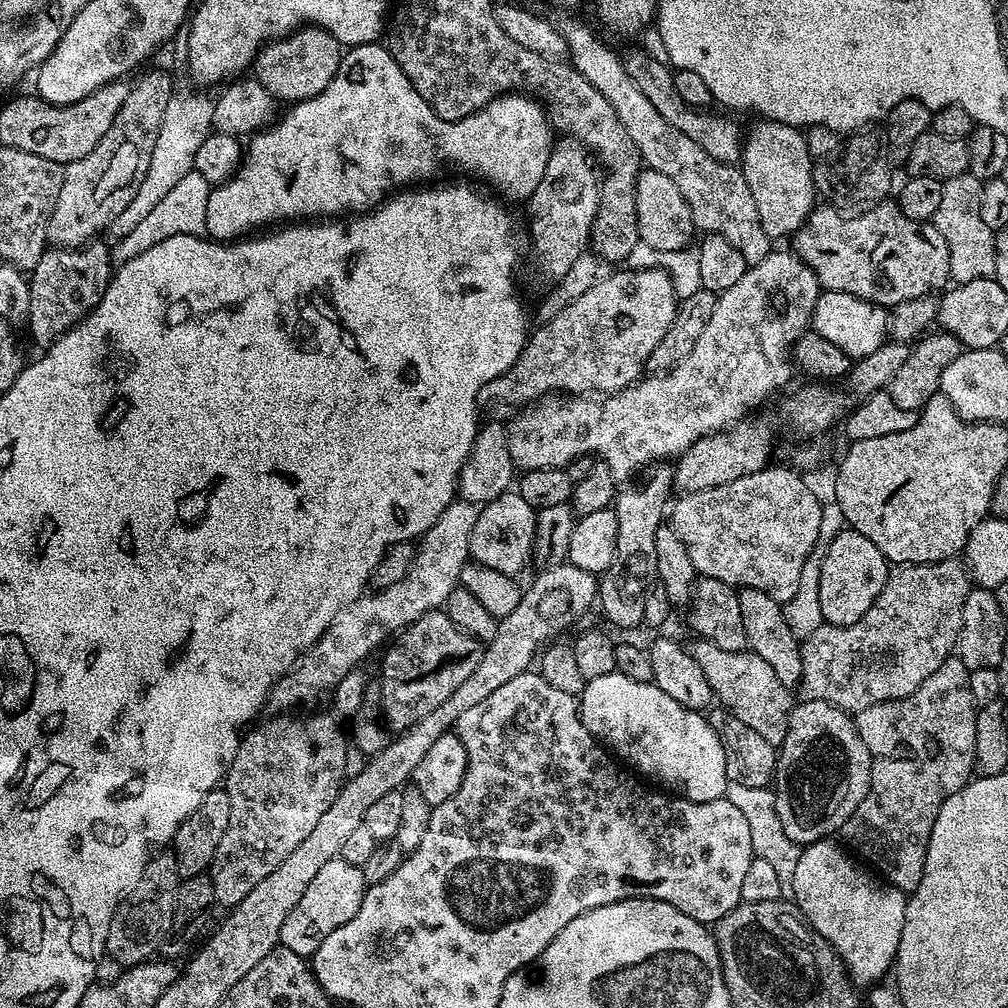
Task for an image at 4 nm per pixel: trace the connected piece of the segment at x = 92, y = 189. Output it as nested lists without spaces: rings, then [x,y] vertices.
[[[156,68],[148,72],[137,84],[133,83],[126,94],[126,102],[122,102],[122,110],[114,114],[114,122],[110,122],[110,130],[102,134],[102,142],[86,154],[86,158],[78,158],[74,162],[63,165],[64,177],[62,190],[58,190],[58,202],[48,220],[49,245],[57,248],[80,248],[99,237],[100,232],[107,233],[112,227],[114,218],[130,206],[130,198],[142,186],[142,178],[146,178],[146,170],[150,166],[150,154],[154,154],[154,142],[158,142],[158,130],[162,130],[162,118],[170,98],[174,95],[172,76],[164,68]]]

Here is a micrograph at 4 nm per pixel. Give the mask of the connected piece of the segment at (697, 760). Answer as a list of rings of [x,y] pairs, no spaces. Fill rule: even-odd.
[[[614,671],[602,678],[587,681],[578,697],[578,703],[580,717],[589,734],[607,745],[625,765],[631,766],[641,777],[653,776],[654,779],[669,784],[673,793],[694,802],[719,800],[727,793],[730,781],[726,774],[722,742],[708,725],[707,715],[674,702],[674,698],[670,698],[670,694],[663,692],[655,682],[634,682],[634,678],[626,678],[621,672]]]

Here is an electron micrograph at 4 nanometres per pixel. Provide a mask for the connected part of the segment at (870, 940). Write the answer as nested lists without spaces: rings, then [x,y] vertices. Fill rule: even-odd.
[[[828,838],[818,840],[801,851],[798,866],[794,866],[792,896],[795,904],[800,907],[801,914],[808,921],[808,925],[818,934],[822,934],[822,938],[826,938],[826,942],[830,942],[830,946],[840,955],[852,983],[857,986],[863,984],[872,986],[884,979],[893,967],[902,938],[902,926],[906,918],[908,901],[905,893],[900,889],[893,888],[887,882],[881,882],[875,875],[867,876],[859,868],[861,865],[839,843],[836,845],[831,844],[832,842]]]

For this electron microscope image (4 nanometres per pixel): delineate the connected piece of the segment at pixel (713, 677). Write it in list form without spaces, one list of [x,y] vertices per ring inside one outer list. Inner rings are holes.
[[[696,638],[693,641],[693,644],[690,644],[692,657],[694,662],[698,662],[698,666],[702,666],[702,674],[706,674],[706,682],[710,682],[713,697],[729,712],[732,712],[734,718],[746,722],[746,726],[751,726],[761,738],[766,738],[766,742],[779,746],[786,738],[788,719],[794,707],[793,689],[782,686],[782,681],[775,676],[774,670],[763,658],[758,658],[758,654],[754,654],[751,650],[743,652],[722,650],[722,646],[716,646],[709,640]]]

